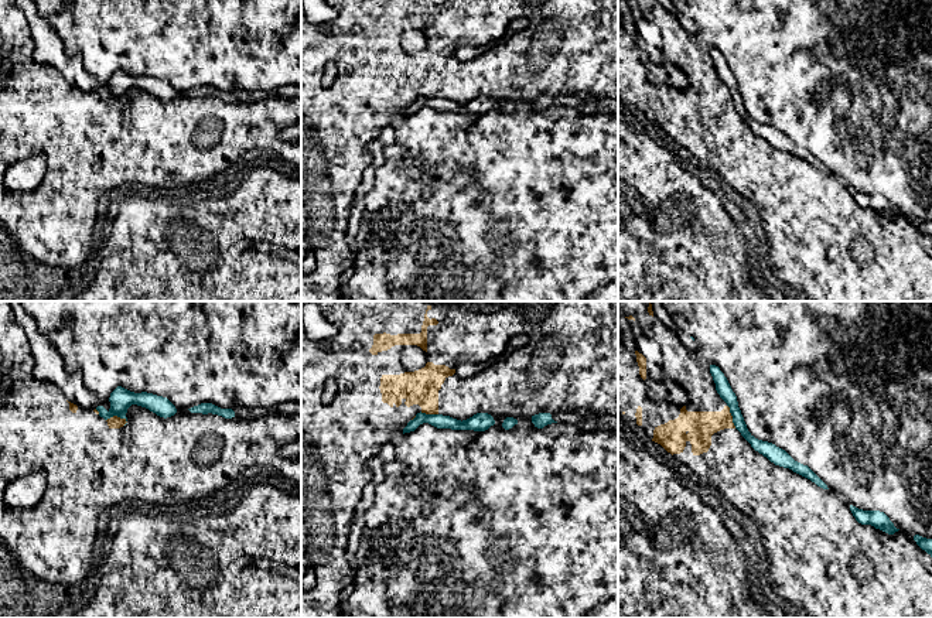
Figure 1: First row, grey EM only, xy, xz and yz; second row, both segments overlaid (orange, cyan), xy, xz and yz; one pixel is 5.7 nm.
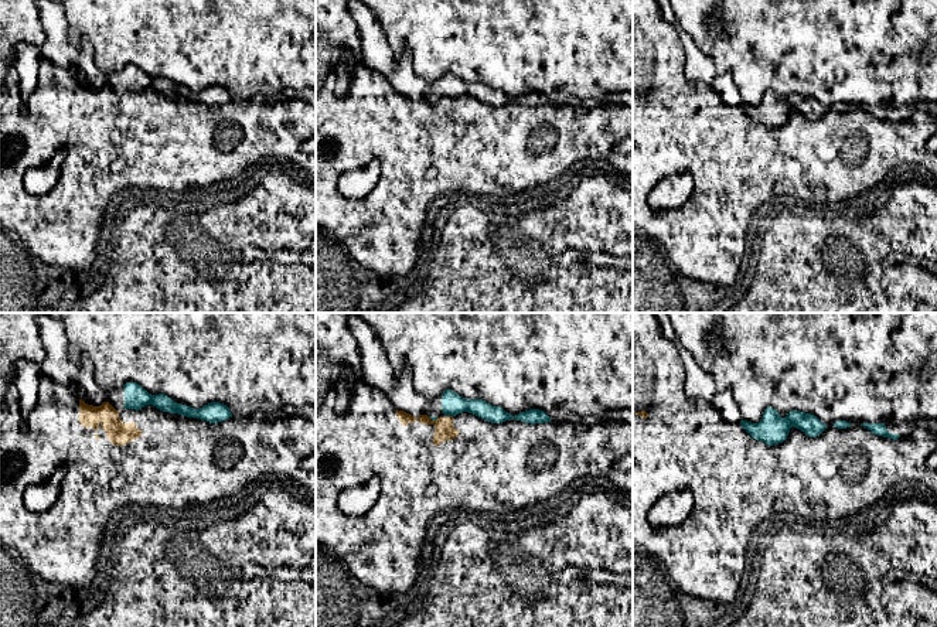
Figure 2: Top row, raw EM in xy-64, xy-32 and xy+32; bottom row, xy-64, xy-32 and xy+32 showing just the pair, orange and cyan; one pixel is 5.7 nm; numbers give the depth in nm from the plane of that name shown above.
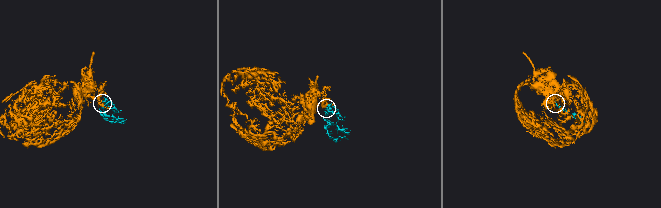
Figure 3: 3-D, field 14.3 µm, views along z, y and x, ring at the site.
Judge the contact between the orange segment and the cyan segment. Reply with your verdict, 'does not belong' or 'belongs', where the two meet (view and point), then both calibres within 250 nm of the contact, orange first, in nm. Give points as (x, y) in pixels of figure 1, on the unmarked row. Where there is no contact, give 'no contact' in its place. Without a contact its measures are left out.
does not belong | xy (116, 99) | 70/130 nm

